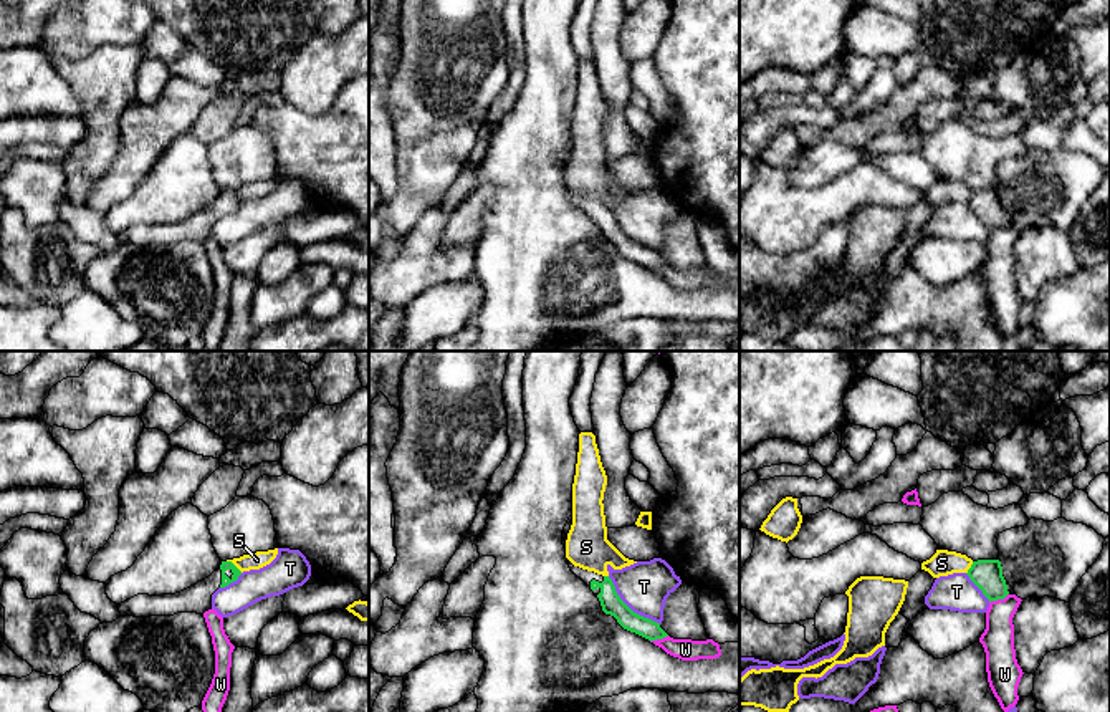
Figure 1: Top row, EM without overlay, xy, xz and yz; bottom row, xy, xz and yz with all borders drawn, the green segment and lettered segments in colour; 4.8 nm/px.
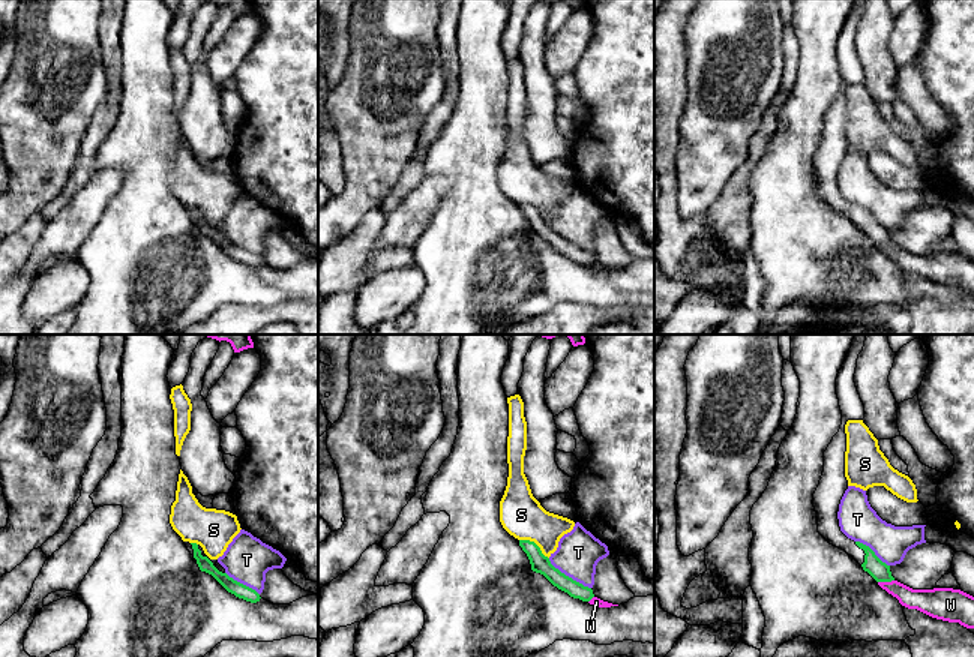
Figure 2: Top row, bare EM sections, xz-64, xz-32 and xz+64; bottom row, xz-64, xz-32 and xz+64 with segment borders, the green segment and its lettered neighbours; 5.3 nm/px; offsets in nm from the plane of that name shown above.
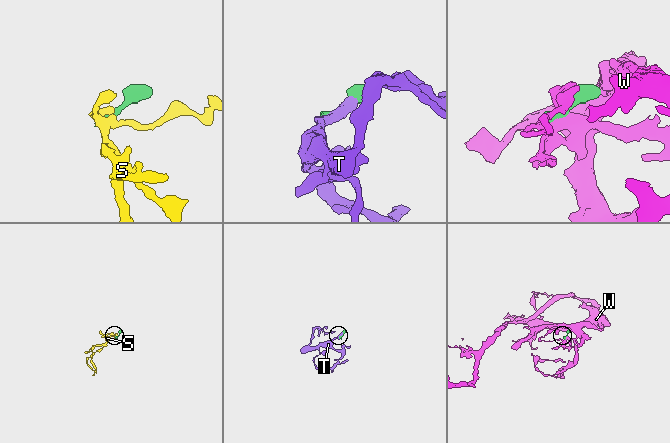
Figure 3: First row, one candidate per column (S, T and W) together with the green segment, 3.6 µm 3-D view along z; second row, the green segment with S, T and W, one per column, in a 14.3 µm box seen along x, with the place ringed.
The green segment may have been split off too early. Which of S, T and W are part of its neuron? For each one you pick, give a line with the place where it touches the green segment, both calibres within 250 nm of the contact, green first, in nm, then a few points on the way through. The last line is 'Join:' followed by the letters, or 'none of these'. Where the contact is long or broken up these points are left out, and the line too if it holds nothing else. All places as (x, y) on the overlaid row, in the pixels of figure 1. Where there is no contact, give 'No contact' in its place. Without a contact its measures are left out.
Join: none of these

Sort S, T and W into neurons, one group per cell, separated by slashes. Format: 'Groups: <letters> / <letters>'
Groups: S / T / W

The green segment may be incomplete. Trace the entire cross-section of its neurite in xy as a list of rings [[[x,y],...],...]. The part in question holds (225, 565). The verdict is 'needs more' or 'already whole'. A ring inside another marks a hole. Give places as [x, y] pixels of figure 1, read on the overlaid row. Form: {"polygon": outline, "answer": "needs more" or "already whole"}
{"polygon": [[[222,561],[208,578],[197,585],[162,596],[137,594],[117,604],[121,616],[149,618],[149,616],[174,616],[177,613],[202,614],[212,609],[212,594],[218,588],[225,588],[237,581],[242,571],[232,561]]], "answer": "needs more"}

